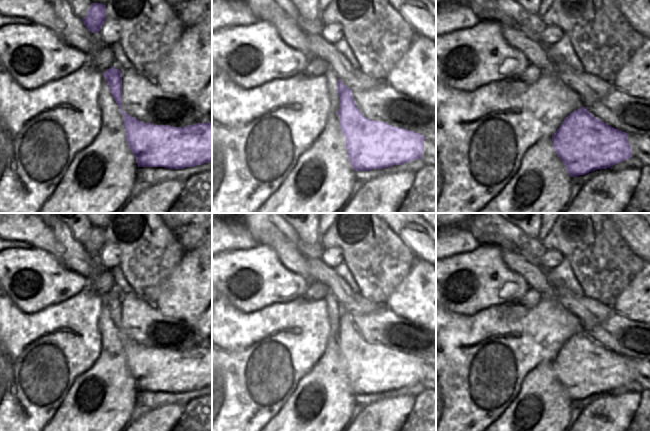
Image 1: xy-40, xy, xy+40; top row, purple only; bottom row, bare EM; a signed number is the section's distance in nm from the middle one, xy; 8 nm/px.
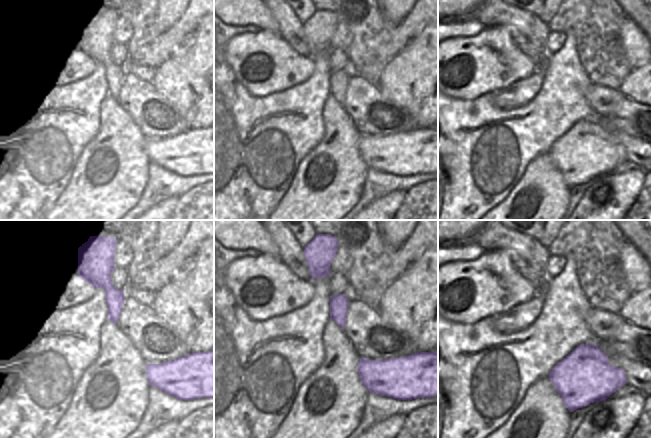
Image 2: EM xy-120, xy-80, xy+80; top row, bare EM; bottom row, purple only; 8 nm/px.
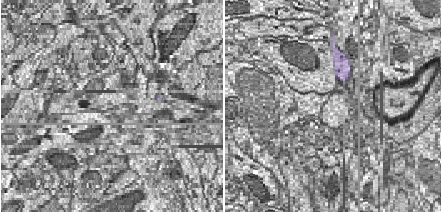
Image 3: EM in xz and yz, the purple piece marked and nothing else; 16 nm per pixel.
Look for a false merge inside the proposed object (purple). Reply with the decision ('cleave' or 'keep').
keep

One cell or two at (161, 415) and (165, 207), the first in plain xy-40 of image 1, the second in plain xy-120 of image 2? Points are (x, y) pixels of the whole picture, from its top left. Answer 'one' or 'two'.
one

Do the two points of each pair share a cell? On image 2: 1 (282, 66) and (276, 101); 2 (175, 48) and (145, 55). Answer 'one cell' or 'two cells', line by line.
1: two cells
2: one cell

